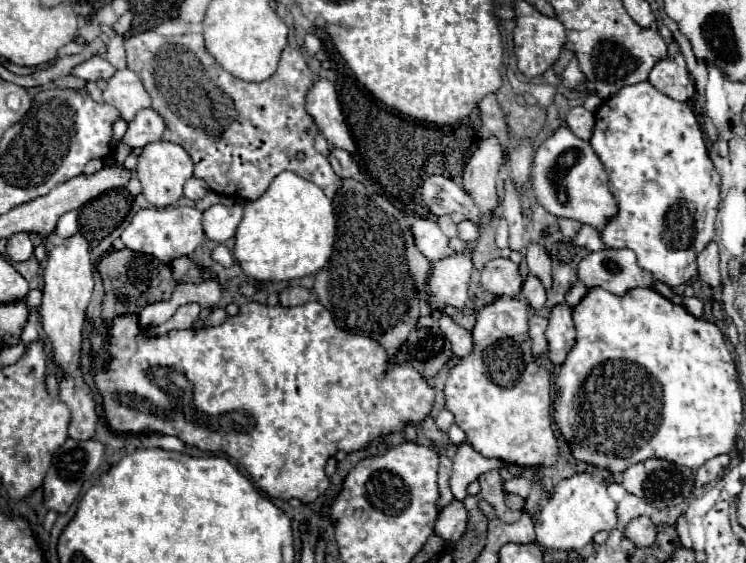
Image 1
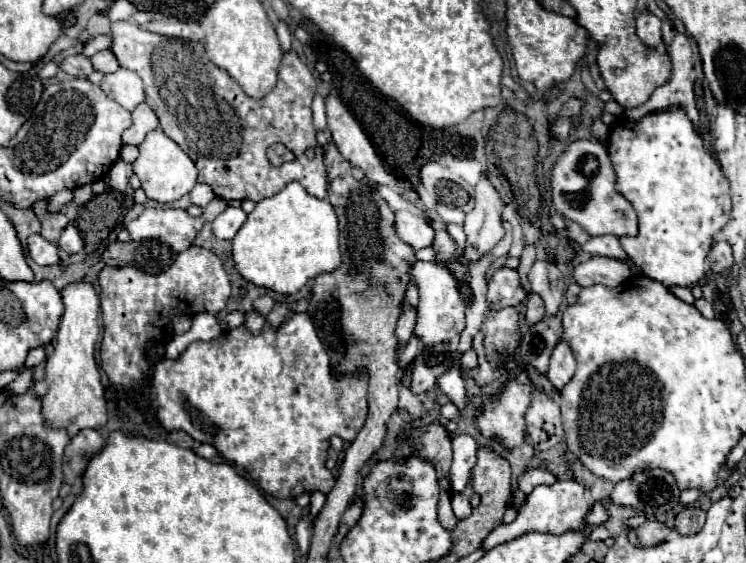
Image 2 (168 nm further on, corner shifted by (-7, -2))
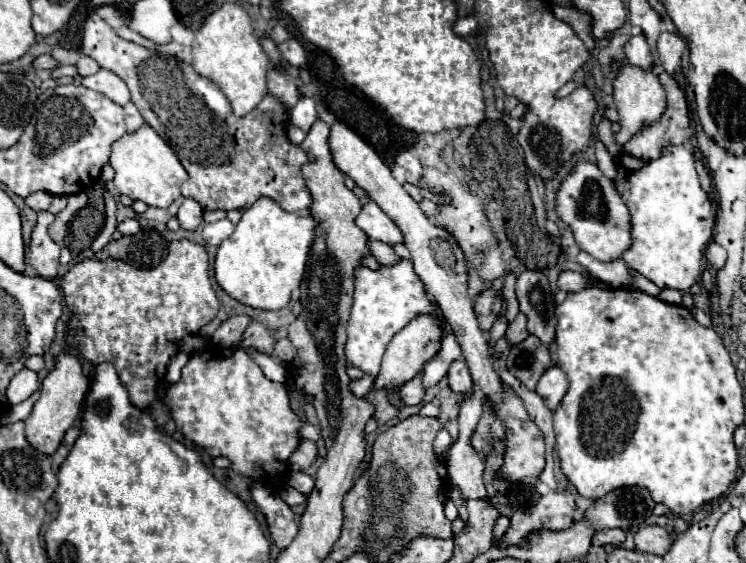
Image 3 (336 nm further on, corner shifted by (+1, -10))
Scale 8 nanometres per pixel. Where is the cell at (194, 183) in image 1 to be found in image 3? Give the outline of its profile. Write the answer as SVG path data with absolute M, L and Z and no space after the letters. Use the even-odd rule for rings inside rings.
M186 198L180 204L176 218L178 218L178 222L180 222L180 226L184 230L196 230L202 224L202 214L204 212L202 212L200 204L196 200L192 200L192 198Z

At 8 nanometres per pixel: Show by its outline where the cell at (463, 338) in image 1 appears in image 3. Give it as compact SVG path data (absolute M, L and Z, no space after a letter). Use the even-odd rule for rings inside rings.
M460 358L456 362L452 362L450 370L448 370L448 384L450 384L450 390L454 394L470 394L472 392L472 378L468 374L468 368L466 368L466 362Z

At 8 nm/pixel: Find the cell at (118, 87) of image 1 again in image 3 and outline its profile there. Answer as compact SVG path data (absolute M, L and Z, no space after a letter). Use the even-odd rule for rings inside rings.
M100 68L96 74L84 76L82 86L92 88L92 90L100 90L102 94L112 98L120 106L124 106L130 100L130 90L128 90L126 82L120 76L116 76L114 72L104 70L104 68Z

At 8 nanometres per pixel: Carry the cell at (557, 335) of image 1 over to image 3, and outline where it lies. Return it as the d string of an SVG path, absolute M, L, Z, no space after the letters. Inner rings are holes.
M552 366L548 370L548 374L544 374L544 378L540 378L536 394L544 400L544 404L550 410L556 410L566 394L566 390L568 390L568 380L566 380L564 372L558 366Z

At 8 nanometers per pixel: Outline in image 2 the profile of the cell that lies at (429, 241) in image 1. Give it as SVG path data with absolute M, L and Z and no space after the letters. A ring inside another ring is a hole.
M406 210L396 212L396 230L404 242L414 246L414 250L430 248L434 244L434 226L428 218L412 214Z

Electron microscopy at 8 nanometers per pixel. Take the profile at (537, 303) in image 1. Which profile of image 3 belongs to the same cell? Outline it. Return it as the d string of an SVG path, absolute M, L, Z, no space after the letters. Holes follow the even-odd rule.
M518 314L518 316L514 318L514 322L510 322L510 326L508 326L508 330L506 330L506 340L508 340L510 346L516 346L516 344L520 344L526 336L528 336L526 318L524 318L524 314Z

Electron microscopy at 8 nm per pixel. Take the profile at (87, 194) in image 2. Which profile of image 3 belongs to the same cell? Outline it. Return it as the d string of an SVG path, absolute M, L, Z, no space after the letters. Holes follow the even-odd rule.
M38 212L38 224L32 232L32 240L28 246L28 262L36 270L38 276L56 278L58 274L58 256L60 246L46 234L48 226L54 222L54 214Z

